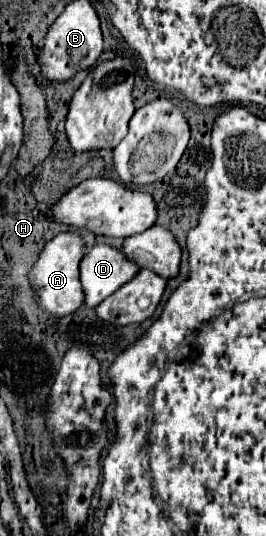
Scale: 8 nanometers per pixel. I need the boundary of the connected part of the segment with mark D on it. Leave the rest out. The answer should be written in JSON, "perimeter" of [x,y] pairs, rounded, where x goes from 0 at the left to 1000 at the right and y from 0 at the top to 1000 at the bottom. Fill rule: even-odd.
{"perimeter":[[[353,457],[301,487],[301,524],[316,539],[316,569],[361,573],[474,524],[489,524],[526,498],[474,483],[474,476],[414,457]]]}

